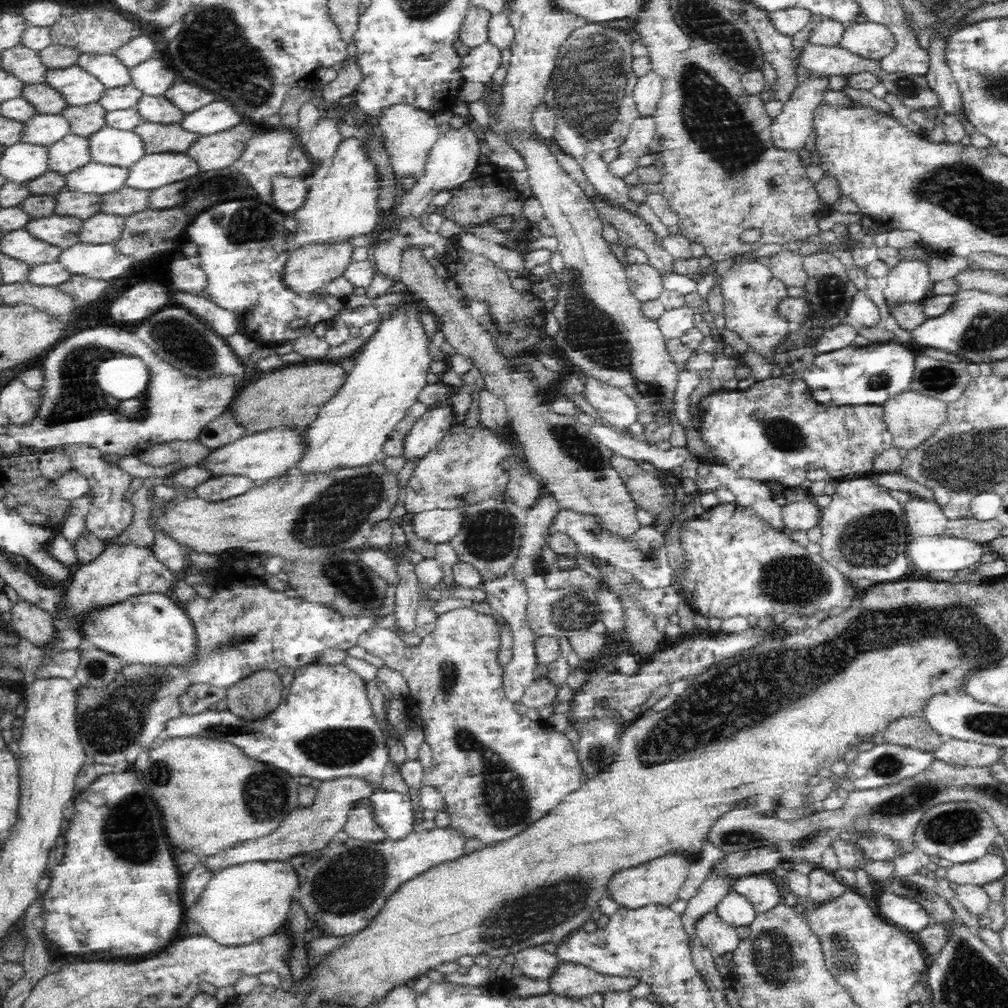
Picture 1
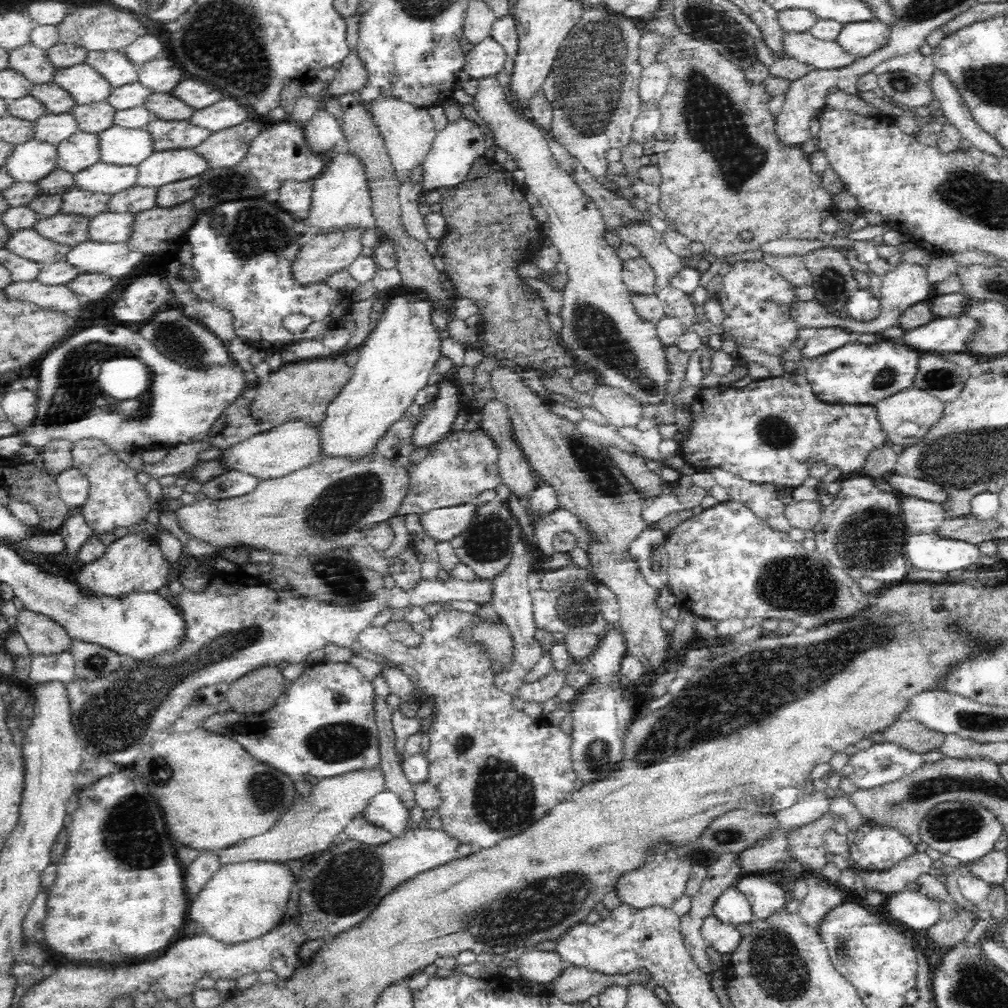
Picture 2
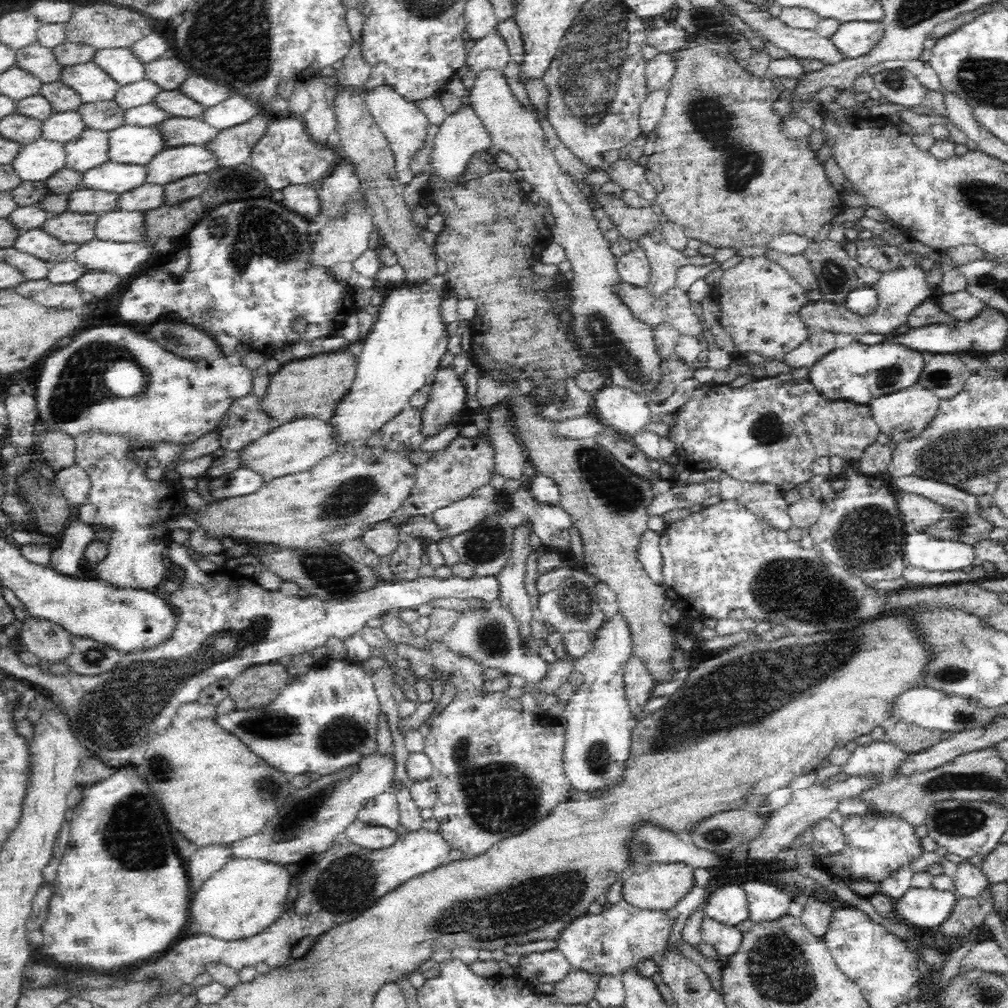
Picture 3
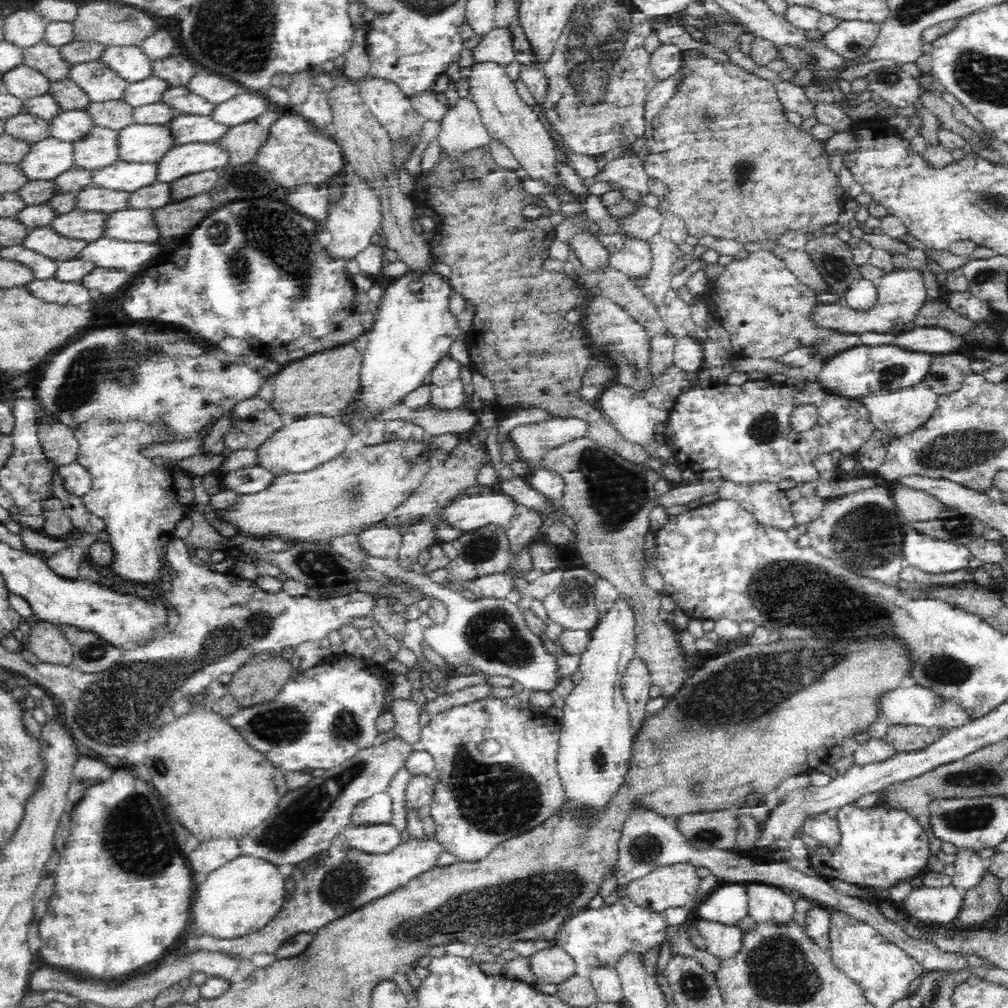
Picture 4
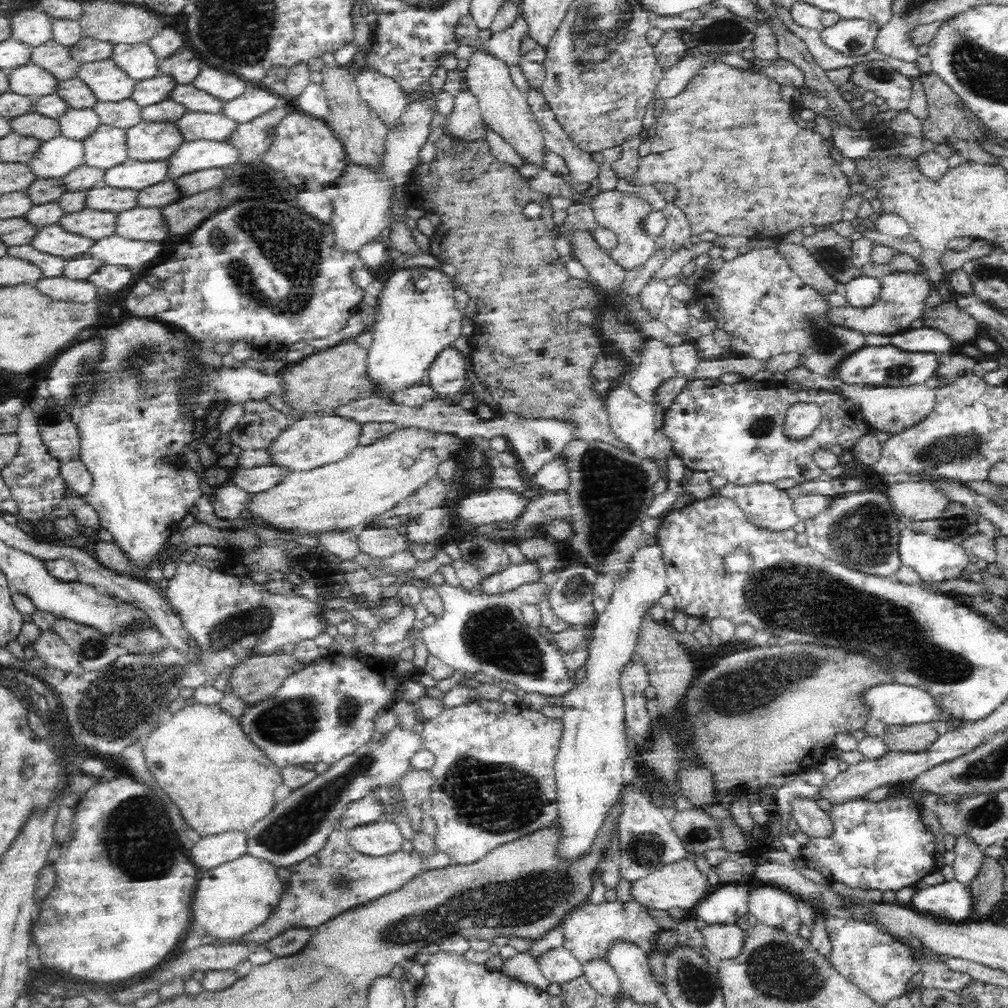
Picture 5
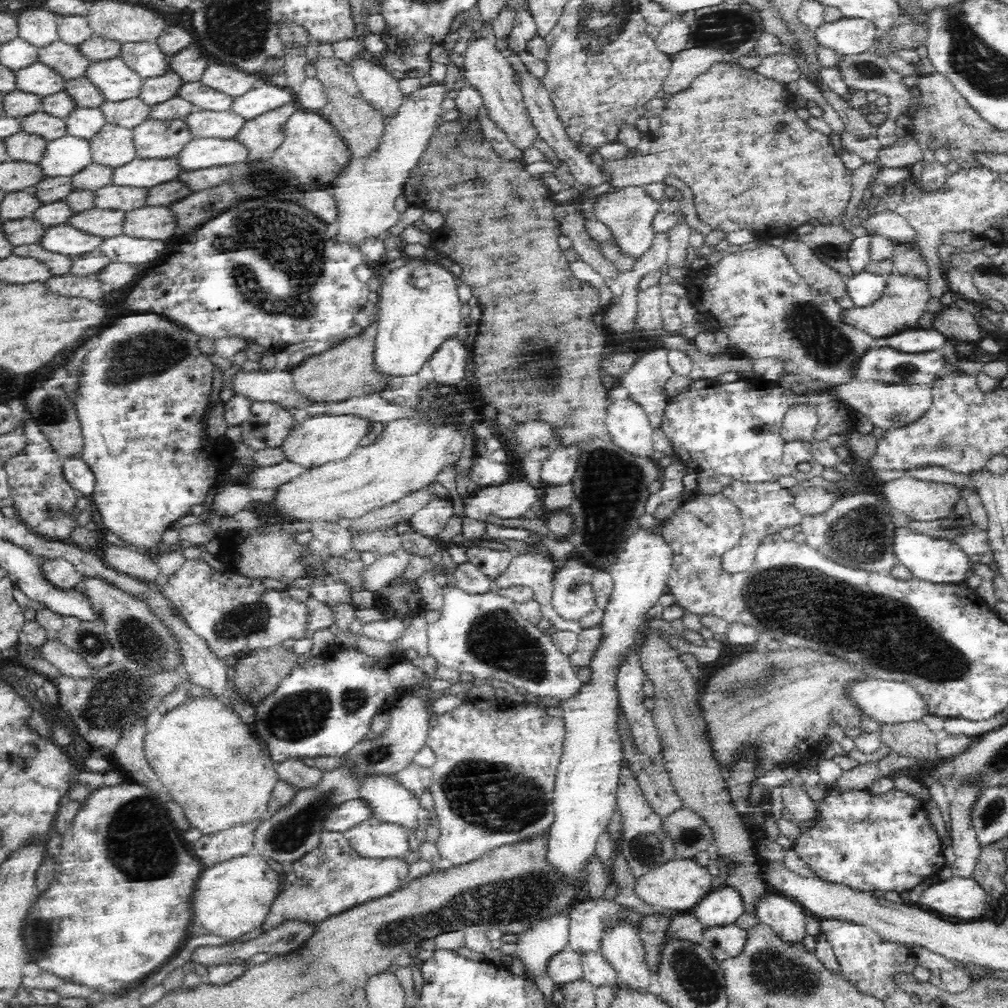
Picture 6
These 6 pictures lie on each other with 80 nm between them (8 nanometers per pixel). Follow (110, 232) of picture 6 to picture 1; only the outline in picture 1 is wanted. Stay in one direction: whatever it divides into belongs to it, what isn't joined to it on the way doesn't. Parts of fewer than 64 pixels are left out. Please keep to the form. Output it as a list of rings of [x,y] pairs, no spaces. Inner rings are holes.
[[[58,215],[41,219],[33,219],[26,229],[38,239],[48,244],[58,245],[63,249],[70,248],[80,242],[80,230],[84,226],[84,219],[72,215]]]

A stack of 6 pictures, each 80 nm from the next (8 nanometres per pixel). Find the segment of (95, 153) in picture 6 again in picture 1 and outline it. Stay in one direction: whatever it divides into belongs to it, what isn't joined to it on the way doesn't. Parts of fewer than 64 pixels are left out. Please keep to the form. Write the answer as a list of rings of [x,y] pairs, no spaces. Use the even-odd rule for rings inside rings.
[[[68,134],[49,147],[50,171],[68,175],[78,168],[90,164],[92,152],[90,137]]]

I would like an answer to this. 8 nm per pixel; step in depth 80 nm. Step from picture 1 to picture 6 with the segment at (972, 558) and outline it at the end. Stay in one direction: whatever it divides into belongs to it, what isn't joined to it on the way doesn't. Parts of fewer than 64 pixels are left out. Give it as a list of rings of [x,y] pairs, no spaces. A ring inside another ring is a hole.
[[[907,527],[894,530],[892,553],[894,553],[898,564],[906,567],[914,579],[932,584],[960,584],[960,582],[966,581],[971,573],[968,555],[954,545],[954,542],[934,539],[926,534],[917,534]]]

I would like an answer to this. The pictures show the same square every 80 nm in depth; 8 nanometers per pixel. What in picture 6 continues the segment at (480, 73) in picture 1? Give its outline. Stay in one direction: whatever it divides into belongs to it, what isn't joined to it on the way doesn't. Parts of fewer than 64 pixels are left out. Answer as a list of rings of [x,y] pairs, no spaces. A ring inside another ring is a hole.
[[[528,5],[519,9],[515,16],[515,24],[512,28],[512,33],[506,42],[494,41],[499,50],[503,52],[506,48],[510,48],[515,52],[520,53],[527,48],[526,44],[537,36],[538,26],[537,21],[534,20],[533,12]]]

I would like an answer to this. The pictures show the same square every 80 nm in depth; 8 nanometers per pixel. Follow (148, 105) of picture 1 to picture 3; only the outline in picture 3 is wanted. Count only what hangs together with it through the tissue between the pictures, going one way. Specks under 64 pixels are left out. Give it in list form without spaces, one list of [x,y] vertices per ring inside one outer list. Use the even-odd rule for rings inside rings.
[[[162,89],[154,103],[166,110],[166,113],[170,113],[172,117],[198,118],[202,117],[207,109],[182,89]]]

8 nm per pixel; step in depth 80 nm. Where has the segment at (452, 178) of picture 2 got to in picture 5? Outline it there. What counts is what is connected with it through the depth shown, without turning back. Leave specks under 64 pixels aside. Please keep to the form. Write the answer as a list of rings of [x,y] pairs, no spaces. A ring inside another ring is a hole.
[[[470,90],[458,91],[455,94],[453,110],[446,120],[447,124],[443,126],[444,134],[466,141],[486,139],[480,103]]]

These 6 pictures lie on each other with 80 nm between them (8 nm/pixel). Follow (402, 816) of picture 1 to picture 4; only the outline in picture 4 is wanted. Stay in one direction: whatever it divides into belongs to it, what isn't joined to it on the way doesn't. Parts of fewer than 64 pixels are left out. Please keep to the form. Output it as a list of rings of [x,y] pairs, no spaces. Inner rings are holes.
[[[382,792],[359,802],[349,818],[349,825],[360,826],[369,824],[390,823],[393,816],[393,801],[388,792]]]

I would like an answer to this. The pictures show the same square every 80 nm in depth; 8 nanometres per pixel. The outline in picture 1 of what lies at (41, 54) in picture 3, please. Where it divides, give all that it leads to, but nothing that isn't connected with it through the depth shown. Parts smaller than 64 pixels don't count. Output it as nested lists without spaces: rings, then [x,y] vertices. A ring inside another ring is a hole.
[[[24,43],[2,51],[2,70],[18,76],[27,85],[46,83],[49,72],[41,51],[28,48]]]

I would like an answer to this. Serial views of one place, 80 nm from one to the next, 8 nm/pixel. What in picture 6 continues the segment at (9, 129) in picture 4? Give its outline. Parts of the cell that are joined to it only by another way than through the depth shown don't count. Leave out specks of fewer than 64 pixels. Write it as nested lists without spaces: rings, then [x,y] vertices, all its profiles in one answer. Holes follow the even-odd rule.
[[[38,111],[20,118],[22,131],[26,131],[41,137],[47,141],[58,140],[68,136],[66,119],[60,118],[46,111]]]

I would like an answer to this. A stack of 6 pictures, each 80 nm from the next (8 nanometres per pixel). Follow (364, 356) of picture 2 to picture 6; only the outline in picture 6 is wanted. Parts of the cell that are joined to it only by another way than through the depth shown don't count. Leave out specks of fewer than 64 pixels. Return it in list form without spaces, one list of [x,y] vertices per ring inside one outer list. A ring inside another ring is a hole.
[[[410,257],[404,266],[384,274],[384,278],[380,279],[380,291],[378,293],[379,301],[376,304],[378,332],[376,334],[376,352],[374,352],[376,369],[394,376],[416,374],[440,344],[458,332],[462,320],[460,310],[463,306],[458,296],[458,277],[452,274],[448,268],[441,266],[438,260]]]

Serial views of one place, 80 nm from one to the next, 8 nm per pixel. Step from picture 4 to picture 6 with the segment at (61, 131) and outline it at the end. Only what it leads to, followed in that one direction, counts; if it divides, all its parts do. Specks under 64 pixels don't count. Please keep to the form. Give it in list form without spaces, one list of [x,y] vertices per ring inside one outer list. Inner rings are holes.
[[[76,108],[66,119],[68,134],[90,140],[106,126],[106,115],[98,108]]]

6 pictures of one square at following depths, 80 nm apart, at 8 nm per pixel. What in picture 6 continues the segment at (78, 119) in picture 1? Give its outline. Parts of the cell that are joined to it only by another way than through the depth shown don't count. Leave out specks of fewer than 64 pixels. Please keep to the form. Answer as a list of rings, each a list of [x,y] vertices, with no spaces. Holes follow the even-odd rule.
[[[138,97],[118,102],[104,101],[99,107],[106,115],[106,122],[128,129],[136,129],[149,120],[152,105]]]

